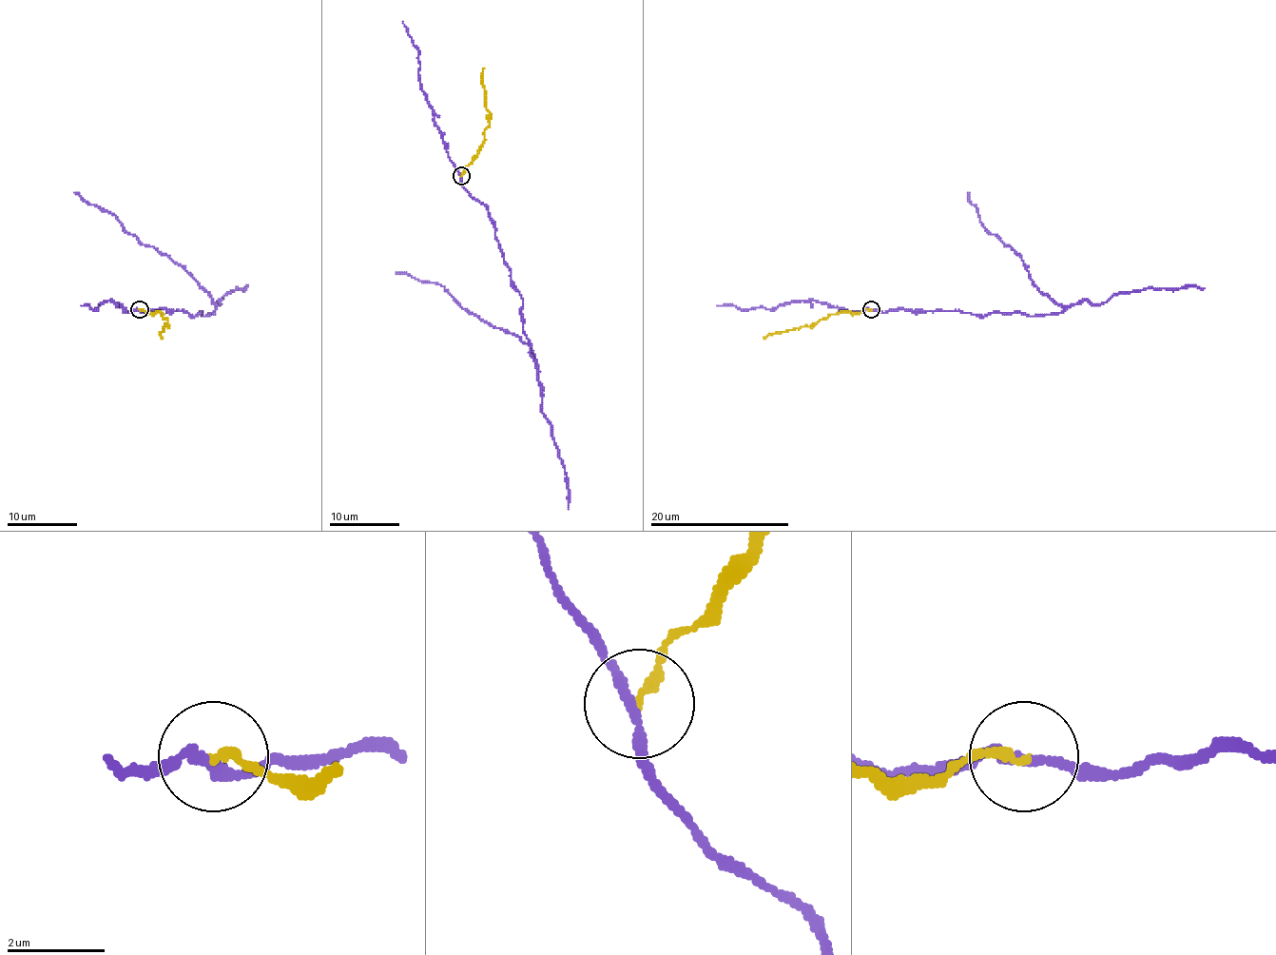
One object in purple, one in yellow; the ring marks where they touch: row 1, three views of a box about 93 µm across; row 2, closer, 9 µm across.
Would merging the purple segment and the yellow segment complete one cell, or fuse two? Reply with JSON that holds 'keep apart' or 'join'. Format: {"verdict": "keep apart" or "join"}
{"verdict": "keep apart"}

